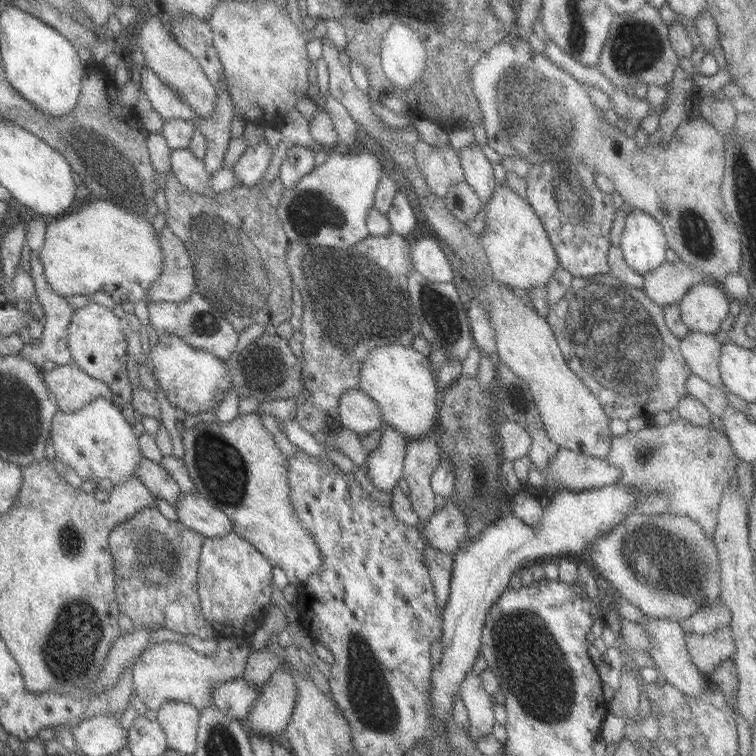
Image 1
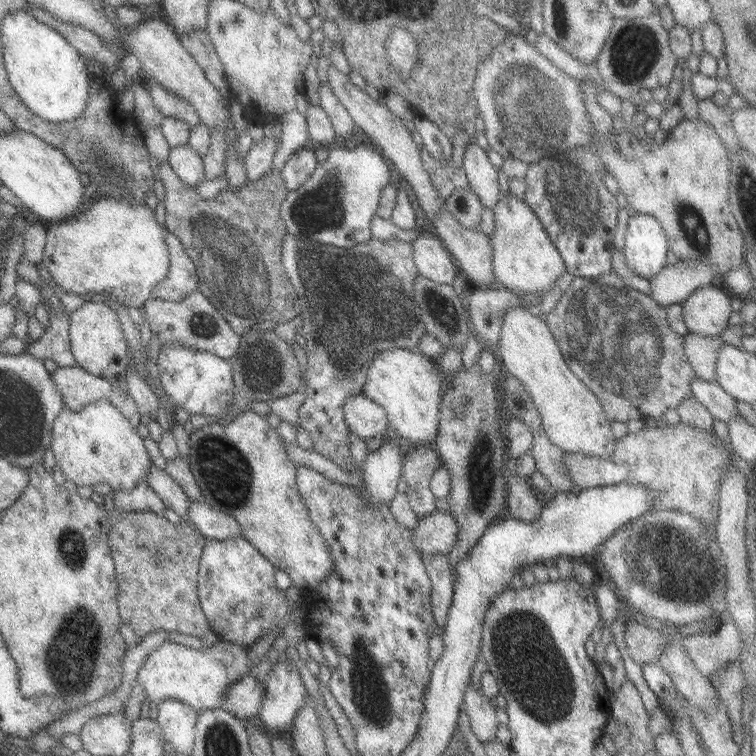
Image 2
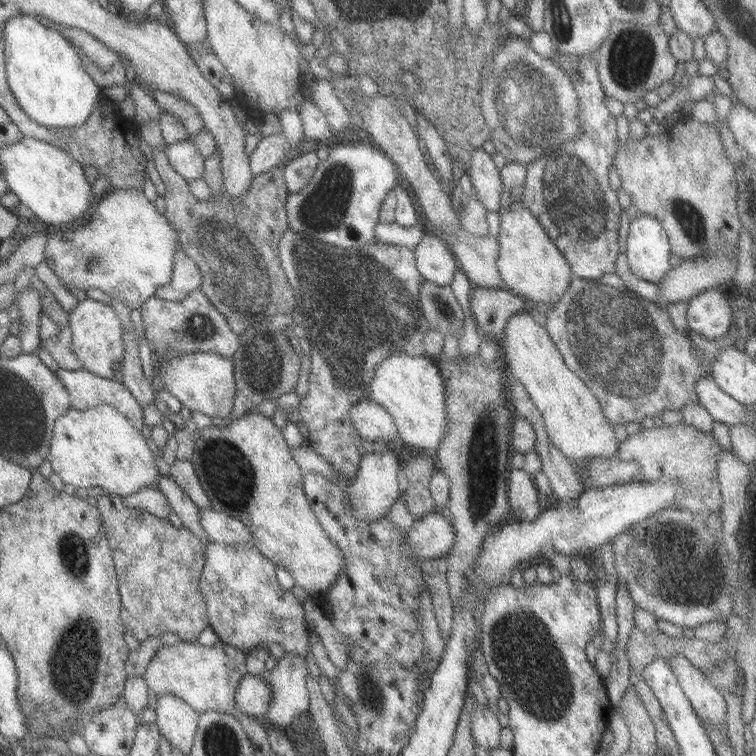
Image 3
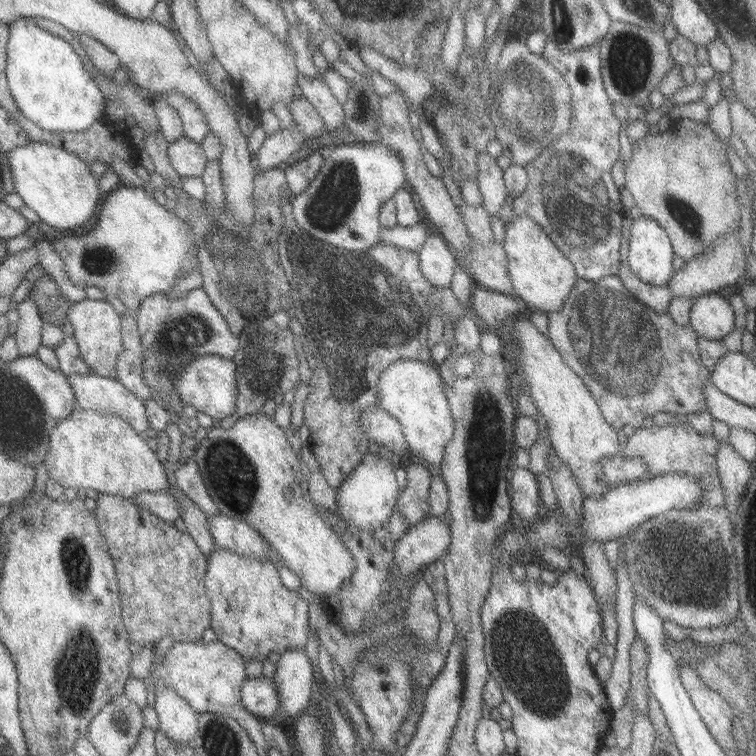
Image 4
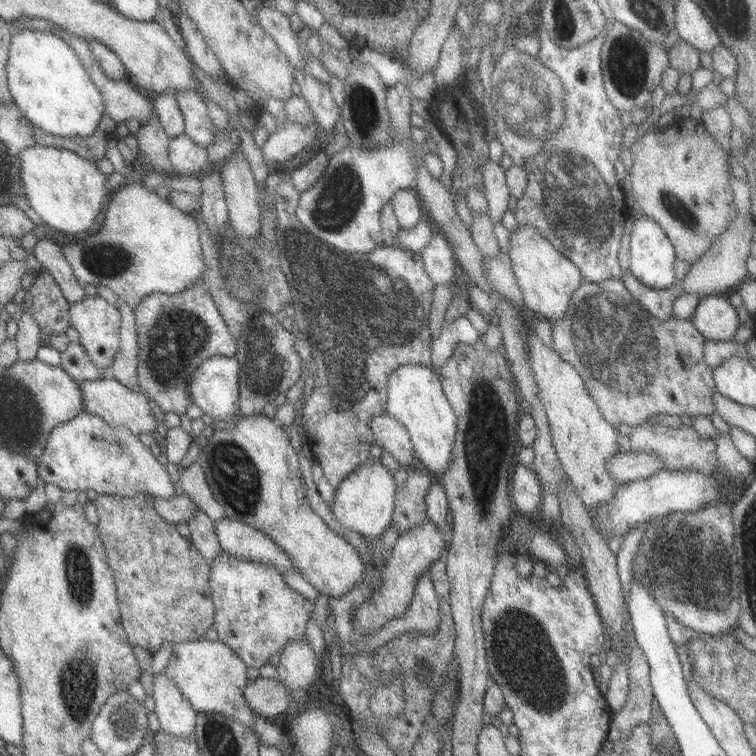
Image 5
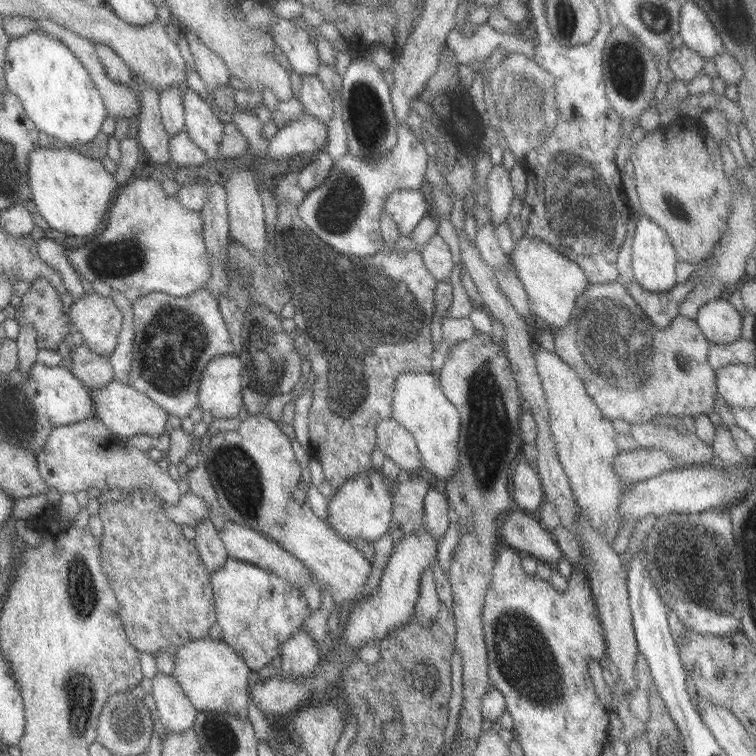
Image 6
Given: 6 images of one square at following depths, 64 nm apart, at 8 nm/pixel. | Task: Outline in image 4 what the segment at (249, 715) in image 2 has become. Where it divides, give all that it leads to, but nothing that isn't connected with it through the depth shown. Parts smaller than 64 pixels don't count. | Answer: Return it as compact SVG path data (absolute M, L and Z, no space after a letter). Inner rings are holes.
M247 678L241 686L241 704L261 720L271 720L279 712L281 700L275 682L269 678Z

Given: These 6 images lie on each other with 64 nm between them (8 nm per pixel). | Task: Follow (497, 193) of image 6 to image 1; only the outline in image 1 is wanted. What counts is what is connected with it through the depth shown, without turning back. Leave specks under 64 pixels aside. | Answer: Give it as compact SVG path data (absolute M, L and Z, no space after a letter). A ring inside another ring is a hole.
M477 144L465 146L459 152L459 164L463 170L465 184L471 186L471 190L477 194L477 198L487 204L493 196L493 190L497 188L497 182L493 180L491 162L481 154Z

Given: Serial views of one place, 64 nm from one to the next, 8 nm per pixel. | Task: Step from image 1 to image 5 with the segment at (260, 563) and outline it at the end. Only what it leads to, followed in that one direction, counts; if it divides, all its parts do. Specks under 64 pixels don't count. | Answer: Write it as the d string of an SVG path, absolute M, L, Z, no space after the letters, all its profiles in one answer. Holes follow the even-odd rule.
M221 552L213 562L209 562L207 582L215 606L211 626L217 632L217 642L229 646L247 668L259 670L267 662L275 662L289 642L305 638L313 602L291 590L273 566L237 560Z

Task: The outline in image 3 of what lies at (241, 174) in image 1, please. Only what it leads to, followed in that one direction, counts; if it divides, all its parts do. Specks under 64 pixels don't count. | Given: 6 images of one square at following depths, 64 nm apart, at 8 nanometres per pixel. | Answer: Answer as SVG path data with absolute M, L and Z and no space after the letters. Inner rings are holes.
M271 134L271 136L263 136L255 150L249 154L249 168L253 172L253 176L263 174L273 170L275 166L279 166L285 158L291 158L291 150L287 144L287 138L283 134Z

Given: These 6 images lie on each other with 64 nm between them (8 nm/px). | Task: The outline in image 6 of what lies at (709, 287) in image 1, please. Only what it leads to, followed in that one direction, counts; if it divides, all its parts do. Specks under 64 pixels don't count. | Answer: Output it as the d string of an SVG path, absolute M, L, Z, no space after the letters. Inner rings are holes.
M715 298L701 306L695 322L699 326L701 336L709 344L731 344L745 338L741 330L741 314L721 298Z

